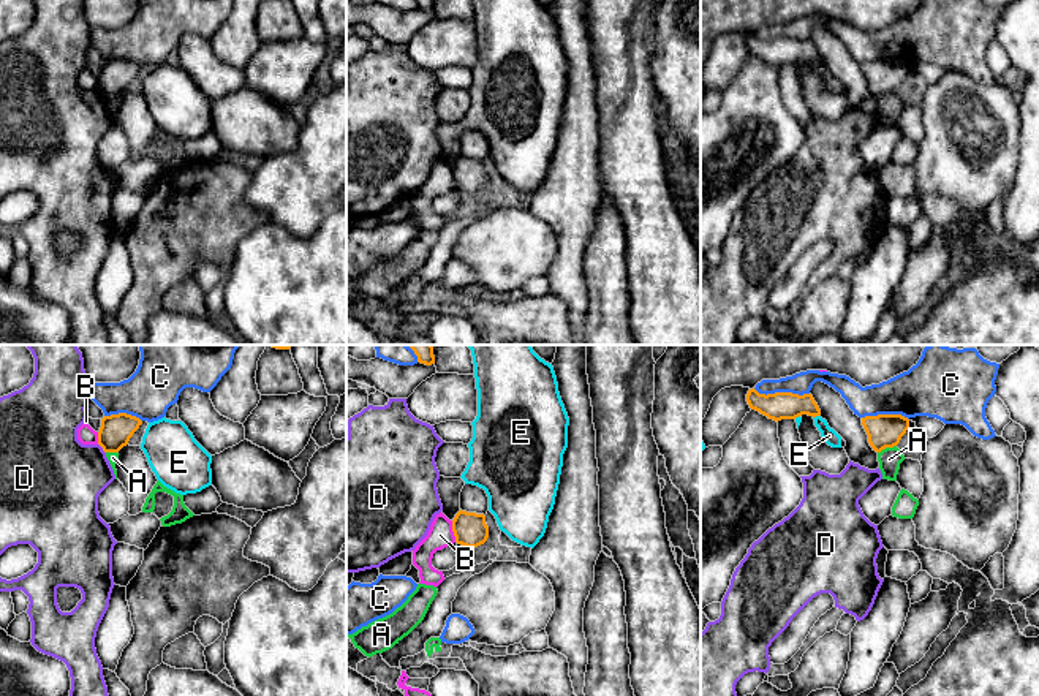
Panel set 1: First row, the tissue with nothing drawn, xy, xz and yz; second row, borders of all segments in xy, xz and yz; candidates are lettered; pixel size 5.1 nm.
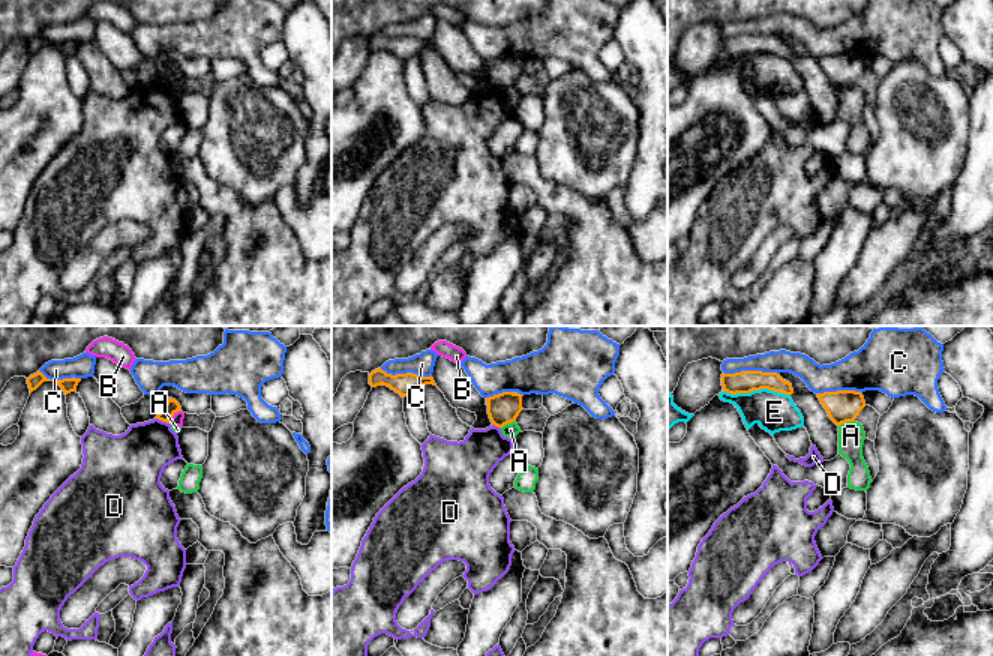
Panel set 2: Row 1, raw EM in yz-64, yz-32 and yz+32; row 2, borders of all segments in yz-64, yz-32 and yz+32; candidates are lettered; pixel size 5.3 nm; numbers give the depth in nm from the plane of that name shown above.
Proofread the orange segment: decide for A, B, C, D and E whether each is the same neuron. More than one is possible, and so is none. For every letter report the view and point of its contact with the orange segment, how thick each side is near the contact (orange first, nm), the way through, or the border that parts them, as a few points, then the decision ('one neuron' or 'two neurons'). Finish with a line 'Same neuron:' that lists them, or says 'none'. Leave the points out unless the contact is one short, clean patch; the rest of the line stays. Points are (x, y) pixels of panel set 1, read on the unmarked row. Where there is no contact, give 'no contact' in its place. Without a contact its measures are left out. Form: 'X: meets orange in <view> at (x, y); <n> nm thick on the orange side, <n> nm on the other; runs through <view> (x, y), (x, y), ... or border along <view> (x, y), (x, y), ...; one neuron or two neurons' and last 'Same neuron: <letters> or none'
A: meets orange in yz at (886, 92); 180 nm thick on the orange side, 120 nm on the other; border along yz (895, 90), (886, 92), (878, 98); two neurons
B: meets orange in xz at (453, 176); 170 nm thick on the orange side, 130 nm on the other; two neurons
C: meets orange in yz at (782, 38); 140 nm thick on the orange side, 110 nm on the other; two neurons
D: meets orange in xy at (102, 92); 160 nm thick on the orange side, 400 nm on the other; two neurons
E: meets orange in yz at (816, 60); 140 nm thick on the orange side, 80 nm on the other; two neurons
Same neuron: none

